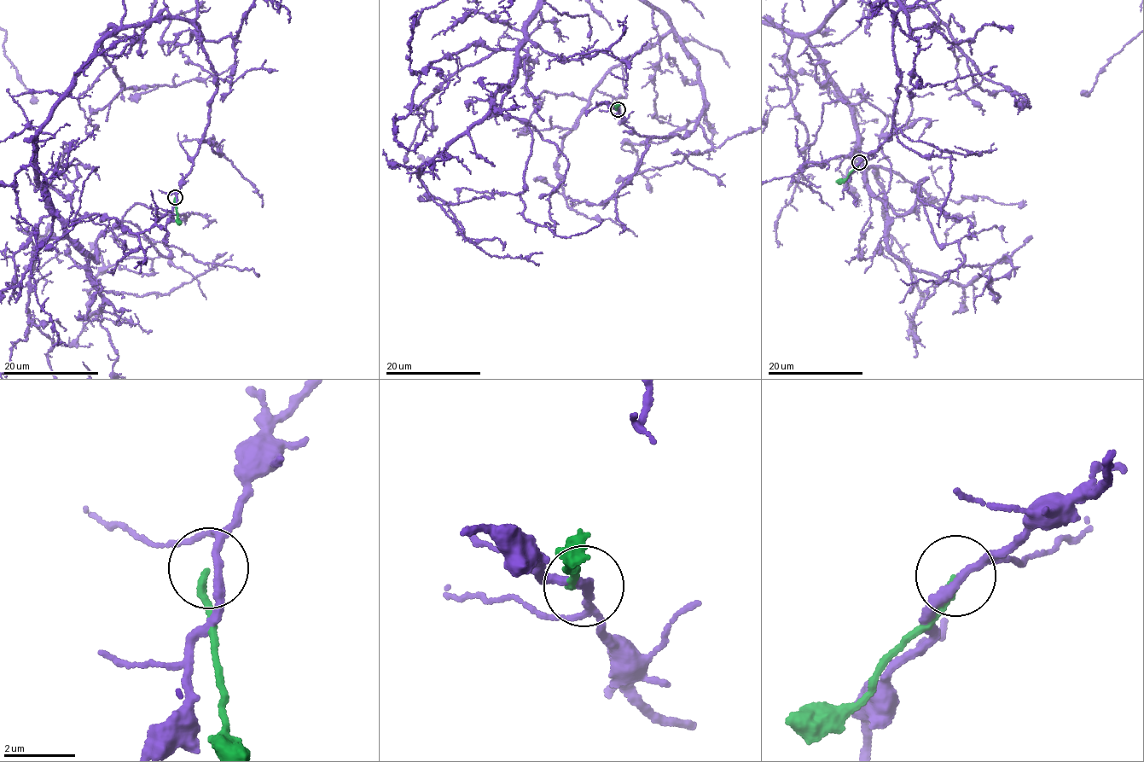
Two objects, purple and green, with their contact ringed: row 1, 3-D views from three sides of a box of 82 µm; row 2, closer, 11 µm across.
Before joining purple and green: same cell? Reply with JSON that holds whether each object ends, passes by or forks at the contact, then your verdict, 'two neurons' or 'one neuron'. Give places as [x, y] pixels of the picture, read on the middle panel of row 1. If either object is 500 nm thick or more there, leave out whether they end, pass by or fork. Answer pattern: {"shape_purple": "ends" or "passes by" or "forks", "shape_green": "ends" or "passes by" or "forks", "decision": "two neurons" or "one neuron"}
{"shape_purple": "passes by", "shape_green": "ends", "decision": "two neurons"}

